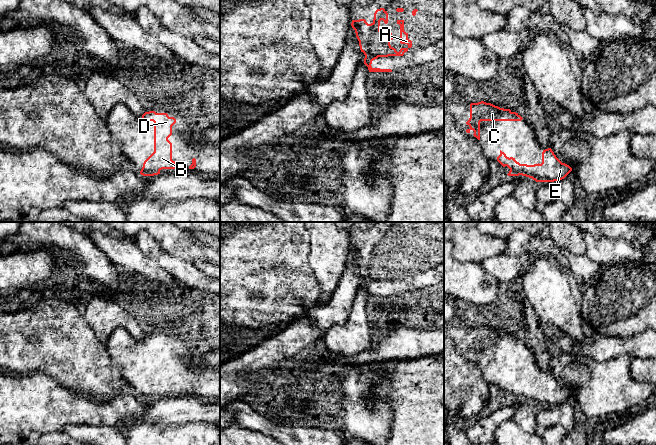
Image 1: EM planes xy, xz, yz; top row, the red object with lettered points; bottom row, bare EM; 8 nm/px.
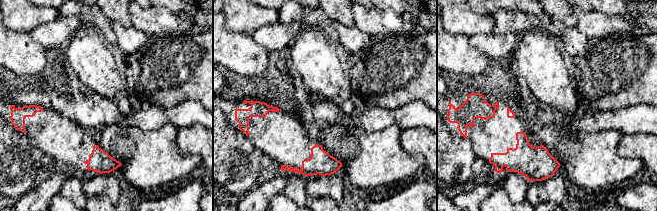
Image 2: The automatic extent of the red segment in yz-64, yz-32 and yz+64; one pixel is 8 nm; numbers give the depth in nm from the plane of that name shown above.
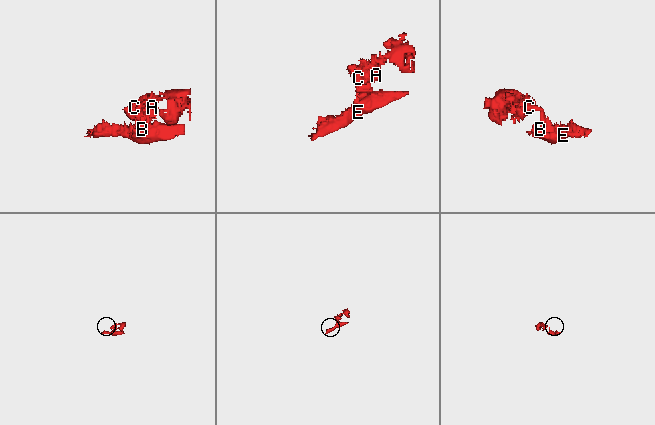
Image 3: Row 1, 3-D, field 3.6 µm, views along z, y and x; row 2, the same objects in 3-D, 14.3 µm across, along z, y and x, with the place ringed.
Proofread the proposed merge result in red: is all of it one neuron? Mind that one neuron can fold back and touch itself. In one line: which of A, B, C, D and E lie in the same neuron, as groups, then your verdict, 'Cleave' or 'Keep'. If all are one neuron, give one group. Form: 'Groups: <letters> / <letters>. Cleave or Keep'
Groups: A B C D E. Keep

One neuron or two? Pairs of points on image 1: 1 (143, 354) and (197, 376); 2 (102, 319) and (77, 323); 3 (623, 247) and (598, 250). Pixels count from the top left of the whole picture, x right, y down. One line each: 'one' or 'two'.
1: one
2: two
3: one

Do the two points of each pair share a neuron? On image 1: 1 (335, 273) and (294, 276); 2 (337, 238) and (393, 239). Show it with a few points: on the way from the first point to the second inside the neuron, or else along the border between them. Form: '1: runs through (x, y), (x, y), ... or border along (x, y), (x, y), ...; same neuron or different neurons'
1: border along (309, 251), (309, 266), (320, 288), (319, 297); different neurons
2: border along (352, 244), (345, 267); different neurons

